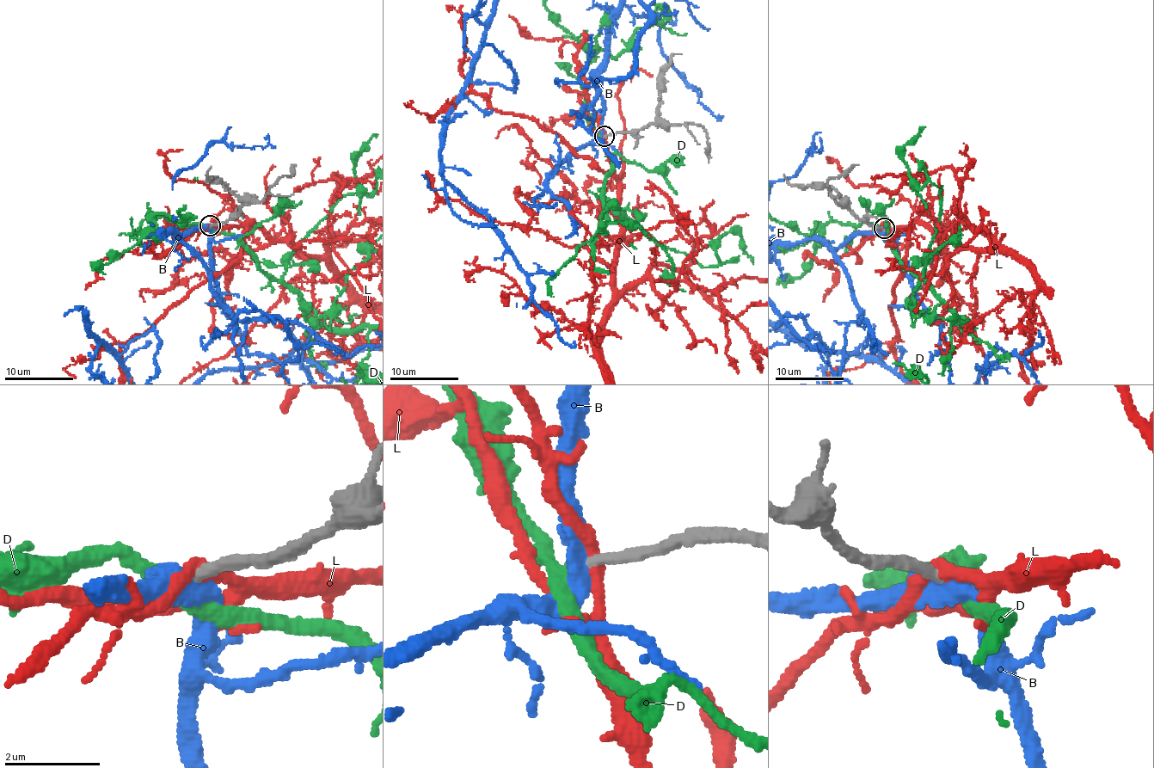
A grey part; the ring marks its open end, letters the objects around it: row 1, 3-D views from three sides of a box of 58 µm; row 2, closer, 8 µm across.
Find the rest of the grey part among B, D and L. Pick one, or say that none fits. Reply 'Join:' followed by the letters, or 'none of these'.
Join: D

